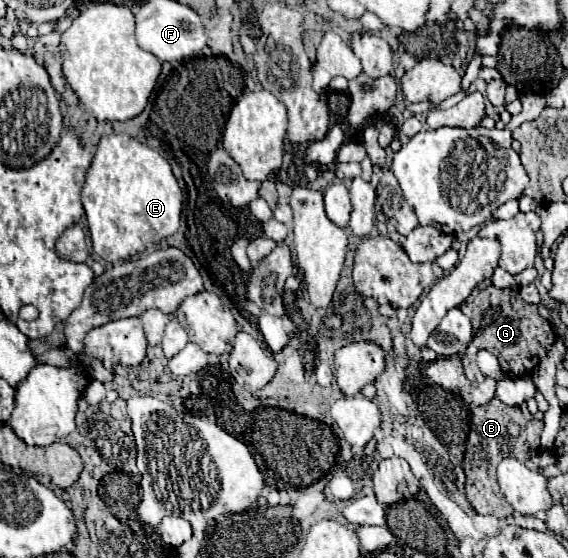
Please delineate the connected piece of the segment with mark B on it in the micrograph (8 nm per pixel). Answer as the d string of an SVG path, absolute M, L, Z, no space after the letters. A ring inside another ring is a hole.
M493 399L487 405L479 405L471 411L471 433L467 437L467 449L465 449L465 459L463 459L463 471L465 471L465 477L467 477L465 497L477 513L495 515L495 520L490 522L493 525L485 527L483 530L489 539L499 535L507 525L516 525L514 521L505 519L511 513L514 514L514 519L517 517L527 518L527 515L515 513L511 509L511 505L507 505L503 493L499 491L499 483L497 483L499 461L505 459L505 457L517 457L521 463L526 463L529 469L542 473L542 469L533 464L531 459L539 449L537 447L539 439L535 439L535 447L531 447L531 441L529 441L525 429L527 429L527 421L521 413L521 409L503 405L499 399ZM513 427L519 427L519 431L515 431L515 435L513 435Z

